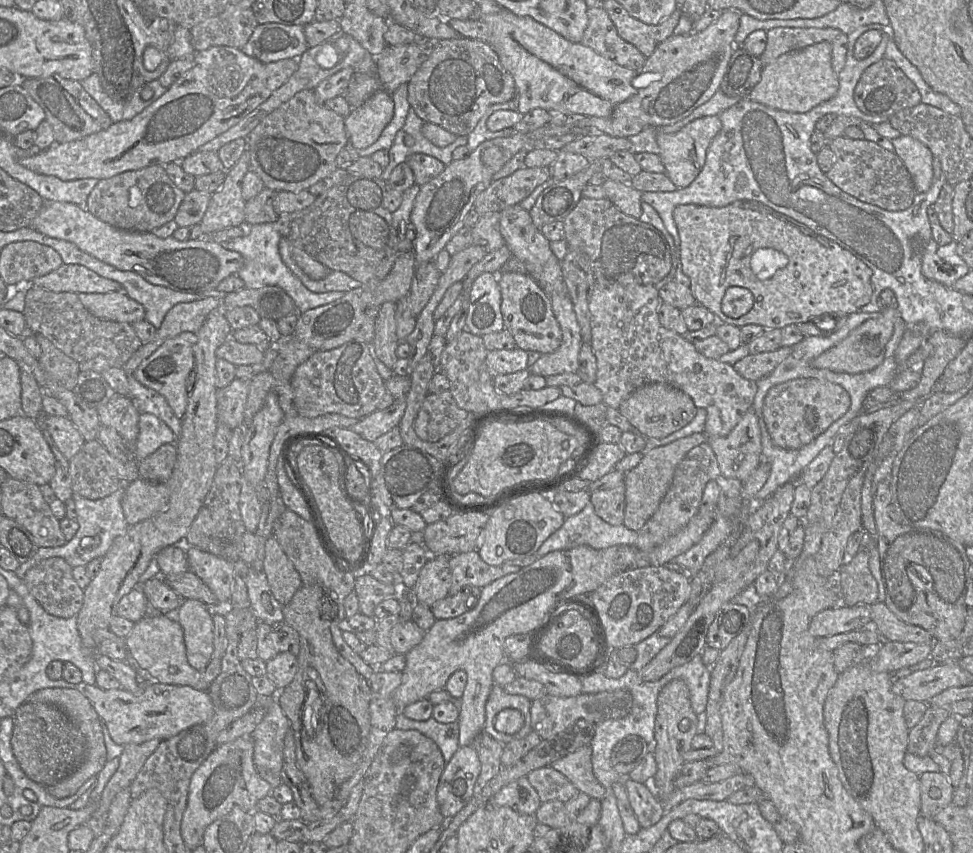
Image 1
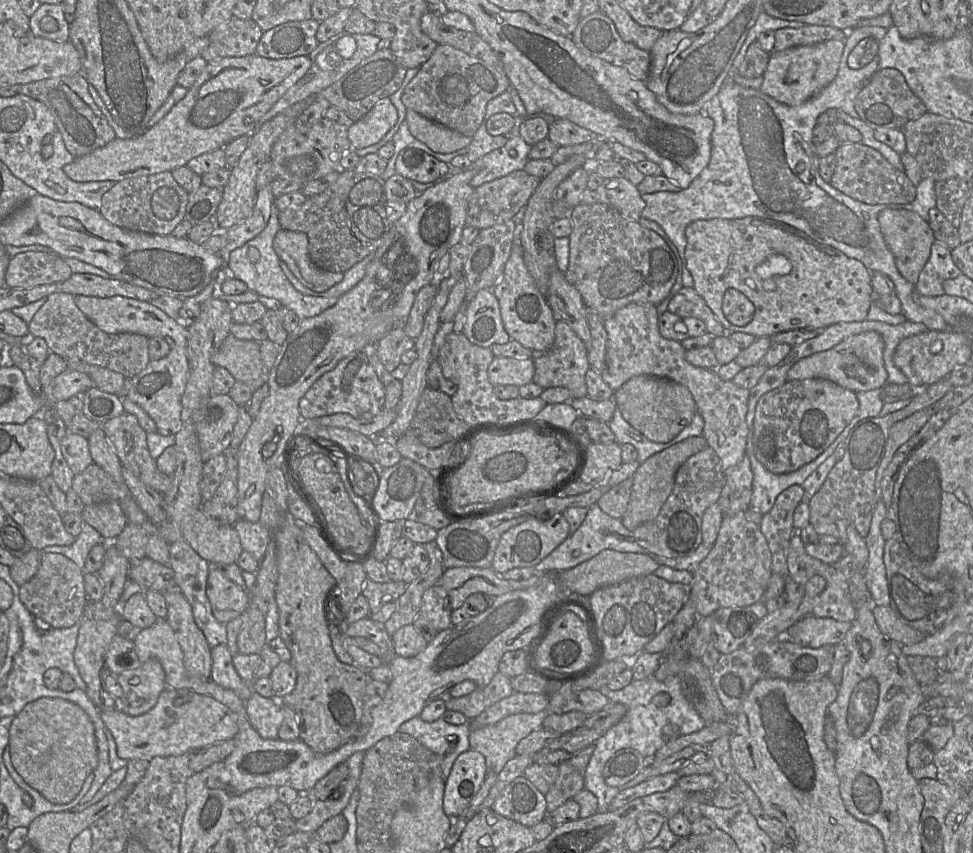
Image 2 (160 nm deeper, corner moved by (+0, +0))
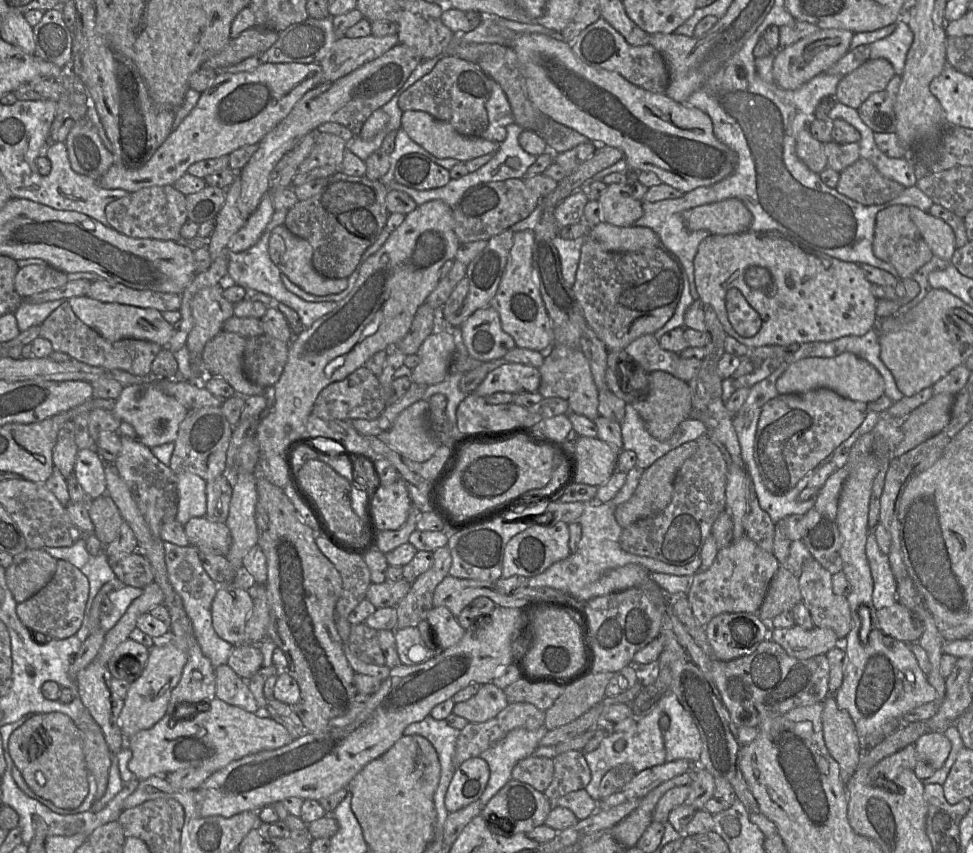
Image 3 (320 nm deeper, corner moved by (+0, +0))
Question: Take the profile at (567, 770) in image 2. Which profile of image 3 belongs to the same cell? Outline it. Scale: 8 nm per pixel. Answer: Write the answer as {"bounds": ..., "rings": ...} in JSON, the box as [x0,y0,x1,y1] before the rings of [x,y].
{"bounds":[543,750,591,801],"rings":[[[569,750],[554,759],[554,774],[543,792],[549,801],[555,801],[570,792],[585,789],[591,780],[591,771],[582,751]]]}

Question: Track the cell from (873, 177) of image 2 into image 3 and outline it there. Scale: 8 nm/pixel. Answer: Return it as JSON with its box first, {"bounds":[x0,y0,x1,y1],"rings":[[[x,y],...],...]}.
{"bounds":[835,157,905,206],"rings":[[[860,157],[840,172],[835,189],[862,205],[870,206],[897,198],[905,187],[884,177],[872,162]]]}

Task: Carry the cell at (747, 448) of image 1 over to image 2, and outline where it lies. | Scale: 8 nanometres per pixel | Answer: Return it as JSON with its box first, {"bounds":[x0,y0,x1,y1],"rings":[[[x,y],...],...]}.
{"bounds":[718,455,753,519],"rings":[[[745,455],[738,464],[725,471],[725,485],[718,500],[723,512],[723,519],[725,515],[735,515],[740,512],[745,512],[750,507],[752,482],[753,472],[751,469],[750,459],[747,455]]]}

